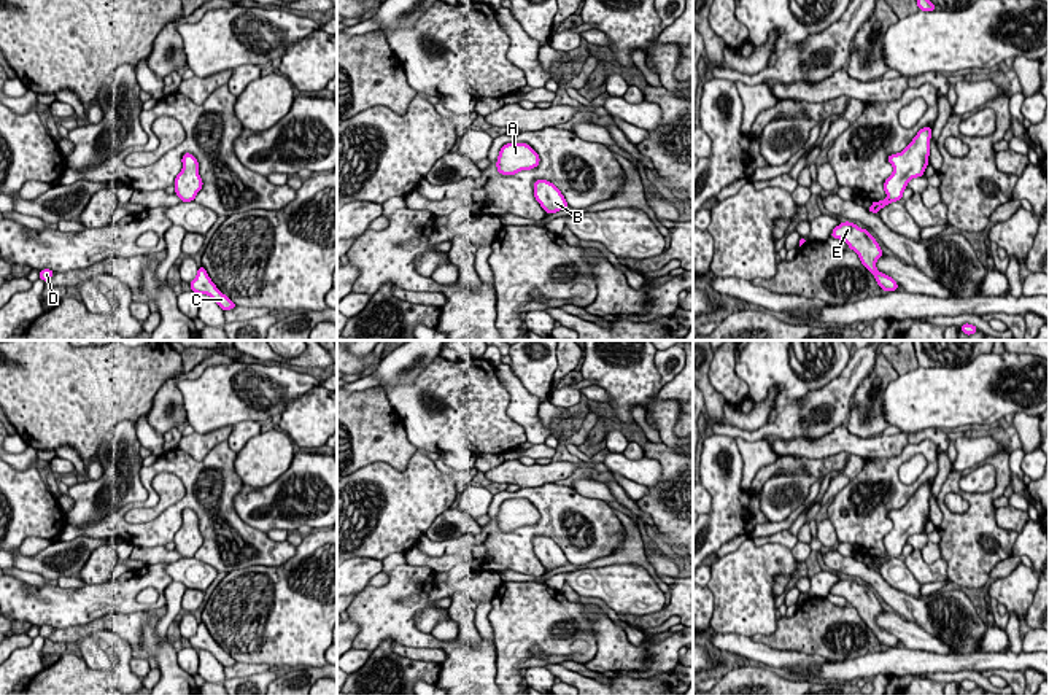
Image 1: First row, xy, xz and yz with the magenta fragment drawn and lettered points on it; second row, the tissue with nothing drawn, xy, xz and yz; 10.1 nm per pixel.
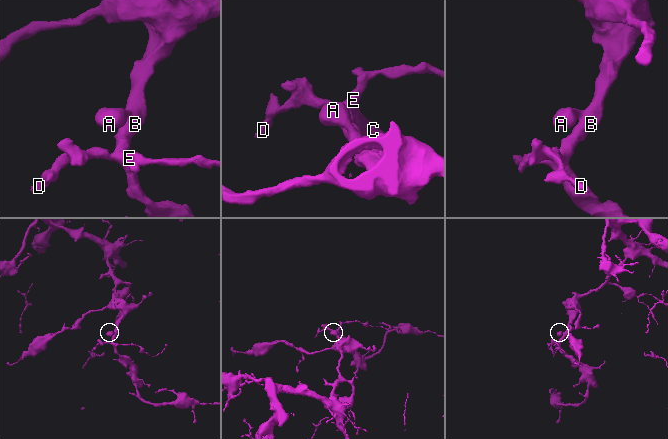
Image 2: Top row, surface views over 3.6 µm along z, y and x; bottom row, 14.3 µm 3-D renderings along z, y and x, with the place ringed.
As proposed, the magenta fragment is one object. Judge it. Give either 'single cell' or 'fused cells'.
single cell

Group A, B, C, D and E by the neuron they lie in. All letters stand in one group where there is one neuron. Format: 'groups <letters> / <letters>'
groups A B C D E

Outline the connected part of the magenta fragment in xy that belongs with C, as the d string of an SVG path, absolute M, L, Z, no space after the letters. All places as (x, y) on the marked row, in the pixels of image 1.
M203 266L199 267L197 275L189 281L189 286L195 294L208 294L224 312L237 307L235 302L216 288Z

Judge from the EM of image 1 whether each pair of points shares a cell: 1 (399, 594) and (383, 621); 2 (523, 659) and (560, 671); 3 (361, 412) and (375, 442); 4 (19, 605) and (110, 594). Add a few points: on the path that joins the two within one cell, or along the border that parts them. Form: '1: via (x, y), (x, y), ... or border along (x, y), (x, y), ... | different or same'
1: via (393, 600), (393, 606), (385, 614) | same
2: border along (560, 662), (545, 665) | different
3: via (361, 420), (361, 425), (371, 434) | same
4: via (42, 605), (88, 603) | same

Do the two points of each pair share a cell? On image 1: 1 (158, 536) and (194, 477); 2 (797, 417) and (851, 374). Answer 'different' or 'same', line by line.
1: same
2: same

